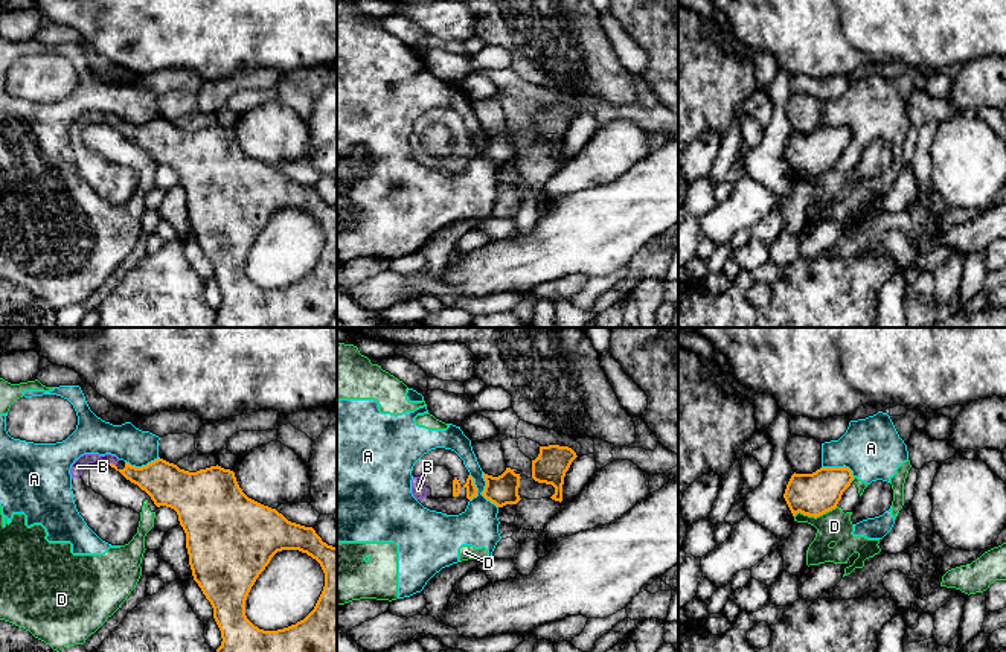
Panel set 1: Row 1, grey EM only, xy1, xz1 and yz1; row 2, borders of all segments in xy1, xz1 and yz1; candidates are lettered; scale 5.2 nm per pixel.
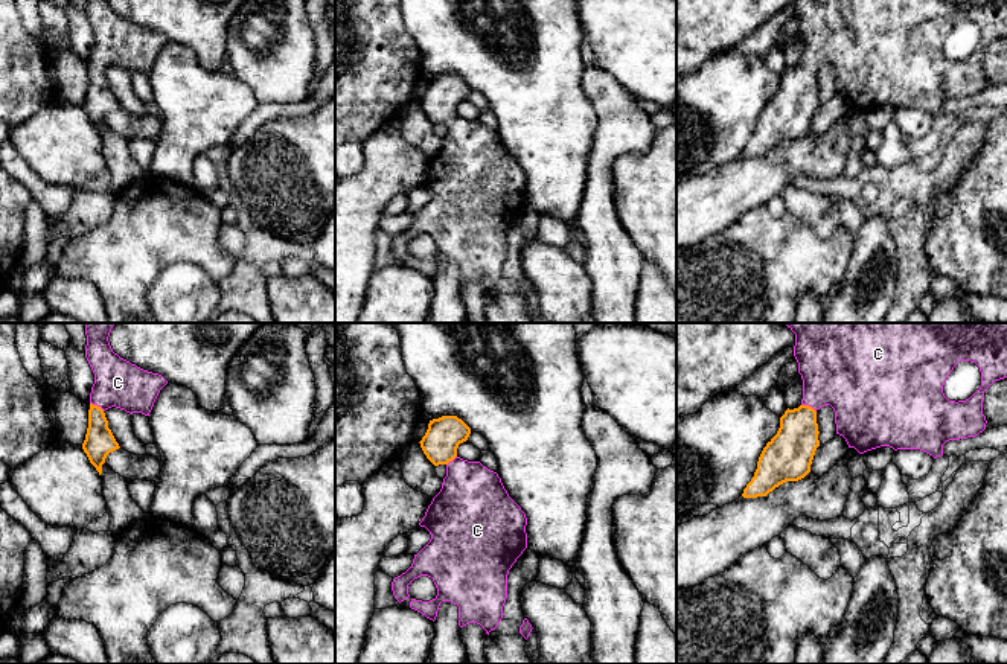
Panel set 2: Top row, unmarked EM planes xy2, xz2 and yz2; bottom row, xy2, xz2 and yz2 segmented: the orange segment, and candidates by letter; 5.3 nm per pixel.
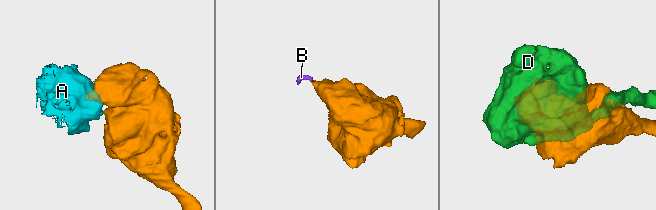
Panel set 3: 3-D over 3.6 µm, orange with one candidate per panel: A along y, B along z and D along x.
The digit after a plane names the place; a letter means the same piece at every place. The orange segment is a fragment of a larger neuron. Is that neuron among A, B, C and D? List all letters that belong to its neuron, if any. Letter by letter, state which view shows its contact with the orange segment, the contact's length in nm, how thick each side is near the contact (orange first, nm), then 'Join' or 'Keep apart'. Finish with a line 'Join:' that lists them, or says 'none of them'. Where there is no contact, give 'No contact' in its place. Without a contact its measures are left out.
A: Touches orange in xz1. Shared border 200 nm. Thickness 160 nm (orange) against 220 nm. Keep apart
B: Touches orange in xy1. Shared border 40 nm. Thickness 180 nm (orange) against 70 nm. Join
C: Touches orange in yz2. Shared border 90 nm. Thickness 240 nm (orange) against 360 nm. Join
D: Touches orange in yz1. Shared border 240 nm. Thickness 220 nm (orange) against 170 nm. Keep apart
Join: B, C

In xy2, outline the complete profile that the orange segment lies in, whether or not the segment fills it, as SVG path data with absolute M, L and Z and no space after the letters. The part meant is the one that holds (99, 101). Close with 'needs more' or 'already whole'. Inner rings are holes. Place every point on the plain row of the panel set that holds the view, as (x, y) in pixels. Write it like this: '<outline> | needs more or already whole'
M87 0L85 17L94 32L94 43L90 52L88 87L82 108L101 134L107 114L120 107L108 87L104 70L116 65L129 73L149 75L168 40L158 32L143 29L120 17L113 11L110 0Z | needs more

